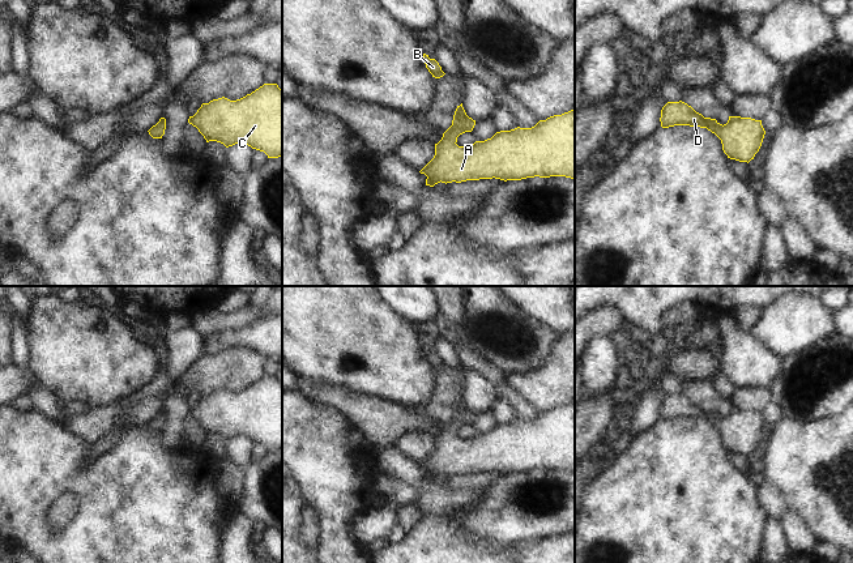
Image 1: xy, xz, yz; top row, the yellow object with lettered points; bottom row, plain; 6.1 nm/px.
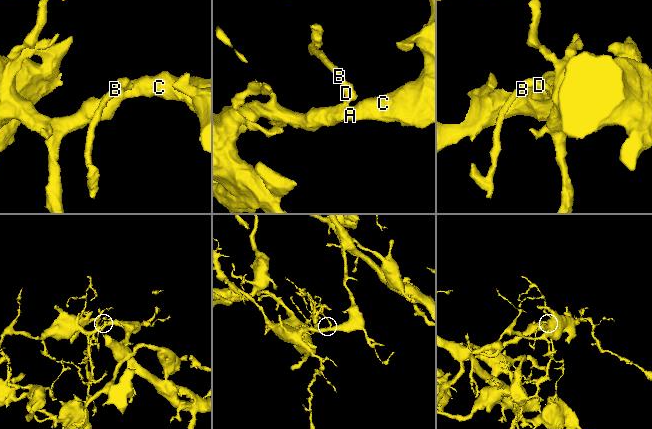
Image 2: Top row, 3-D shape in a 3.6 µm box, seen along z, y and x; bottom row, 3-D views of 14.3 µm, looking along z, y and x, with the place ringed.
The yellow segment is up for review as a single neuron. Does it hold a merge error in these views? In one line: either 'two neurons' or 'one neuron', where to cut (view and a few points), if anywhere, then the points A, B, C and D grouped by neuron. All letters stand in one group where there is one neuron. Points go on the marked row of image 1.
one neuron | no cut | A B C D

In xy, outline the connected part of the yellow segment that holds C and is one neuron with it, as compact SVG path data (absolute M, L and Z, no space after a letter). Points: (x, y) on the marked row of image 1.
M264 84L246 97L230 101L225 97L202 103L188 123L199 129L206 142L217 141L226 148L247 144L264 152L268 158L282 157L282 90L277 84Z

